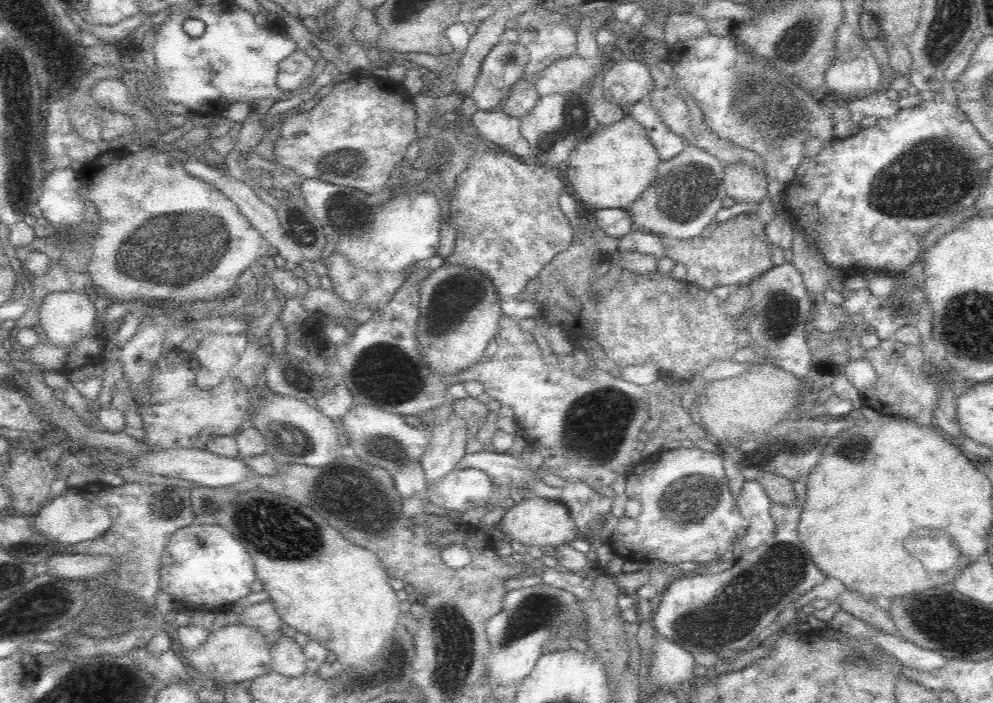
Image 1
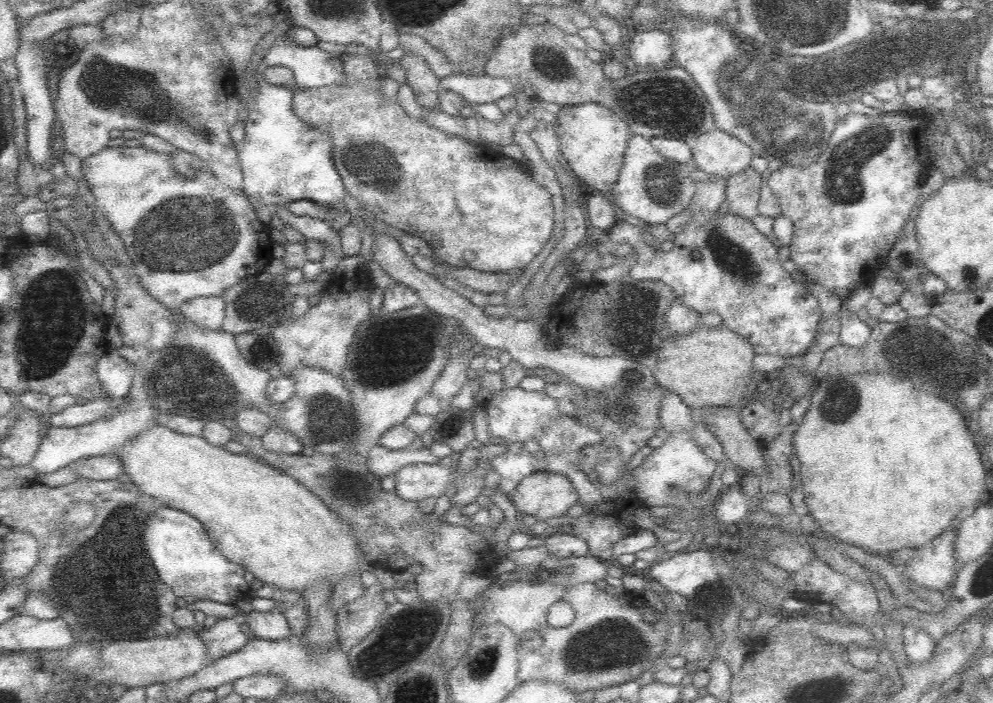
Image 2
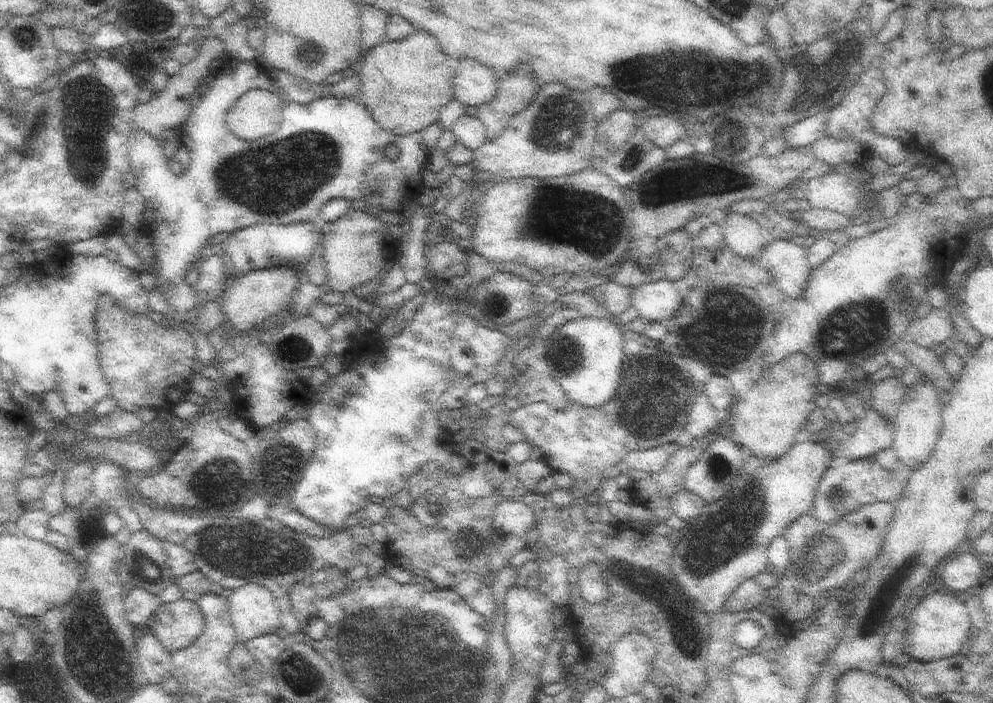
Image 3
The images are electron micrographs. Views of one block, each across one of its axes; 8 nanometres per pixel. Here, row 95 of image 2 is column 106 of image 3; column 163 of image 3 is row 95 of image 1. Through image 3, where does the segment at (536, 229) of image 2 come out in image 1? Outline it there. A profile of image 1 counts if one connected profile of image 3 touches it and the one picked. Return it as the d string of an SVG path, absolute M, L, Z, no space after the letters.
M360 70L348 82L334 86L334 90L324 96L316 108L288 118L280 140L276 142L276 168L290 174L292 180L320 180L334 186L354 188L362 194L382 194L386 192L386 184L394 176L396 166L406 158L410 144L418 140L416 124L418 116L412 94L402 82L378 78L370 70Z

